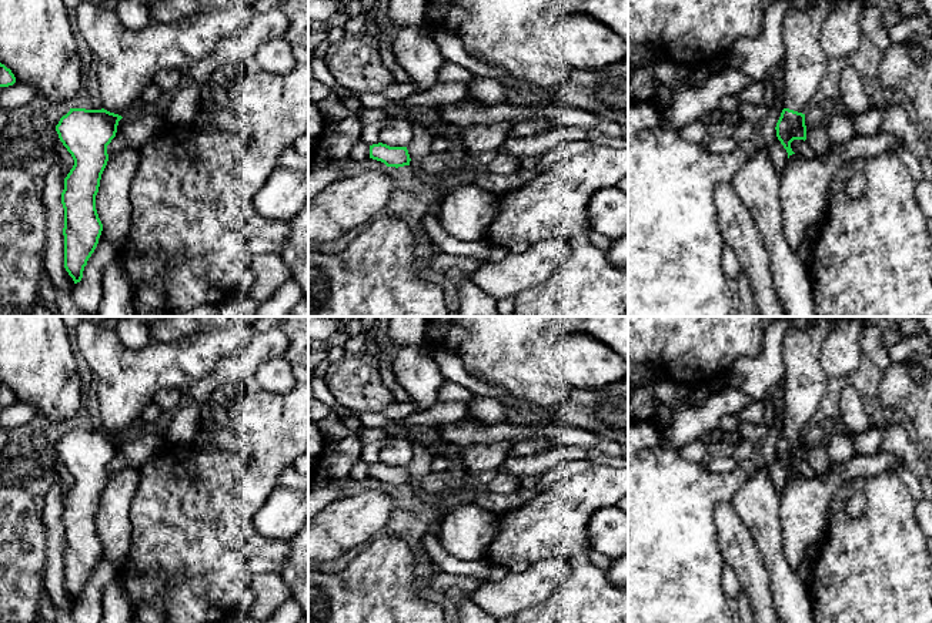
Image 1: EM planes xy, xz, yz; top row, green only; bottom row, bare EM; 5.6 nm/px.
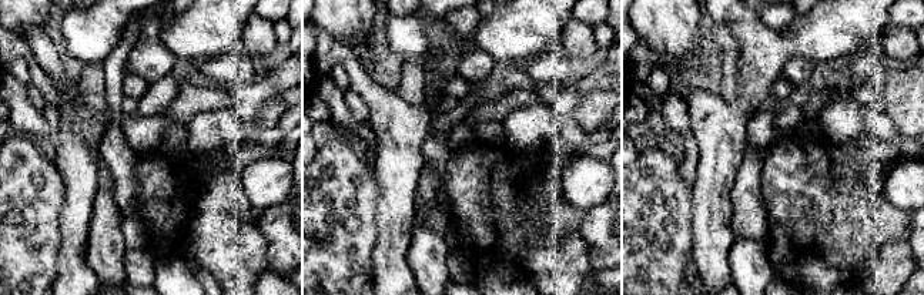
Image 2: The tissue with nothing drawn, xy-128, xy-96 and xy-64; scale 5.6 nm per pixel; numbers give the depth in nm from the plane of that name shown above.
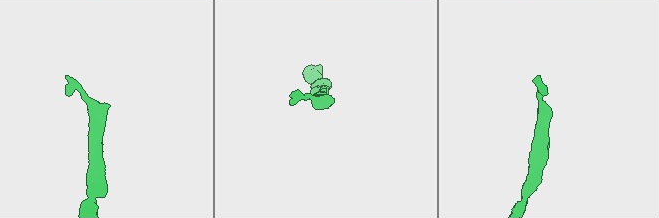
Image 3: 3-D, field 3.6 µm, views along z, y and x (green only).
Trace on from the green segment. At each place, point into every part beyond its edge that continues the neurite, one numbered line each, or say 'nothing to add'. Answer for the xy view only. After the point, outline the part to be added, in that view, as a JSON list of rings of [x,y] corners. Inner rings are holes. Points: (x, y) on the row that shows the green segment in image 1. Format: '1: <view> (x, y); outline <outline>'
1: xy (129, 60); outline [[[83,1],[71,13],[73,21],[98,61],[97,77],[103,108],[121,117],[140,103],[143,90],[158,71],[171,68],[188,73],[196,63],[216,51],[221,38],[241,30],[255,14],[253,4],[230,6],[184,17],[171,24],[153,23],[133,31],[123,24],[114,10],[91,1]]]

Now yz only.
1: yz (805, 63); outline [[[814,0],[806,10],[791,7],[784,16],[784,108],[806,114],[812,96],[826,76],[828,56],[821,34],[832,3]]]

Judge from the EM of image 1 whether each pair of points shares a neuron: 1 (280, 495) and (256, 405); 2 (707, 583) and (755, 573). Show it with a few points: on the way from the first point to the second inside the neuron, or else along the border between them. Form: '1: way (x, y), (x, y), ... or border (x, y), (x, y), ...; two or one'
1: border (279, 485), (256, 512); two
2: border (715, 532), (725, 565); two

